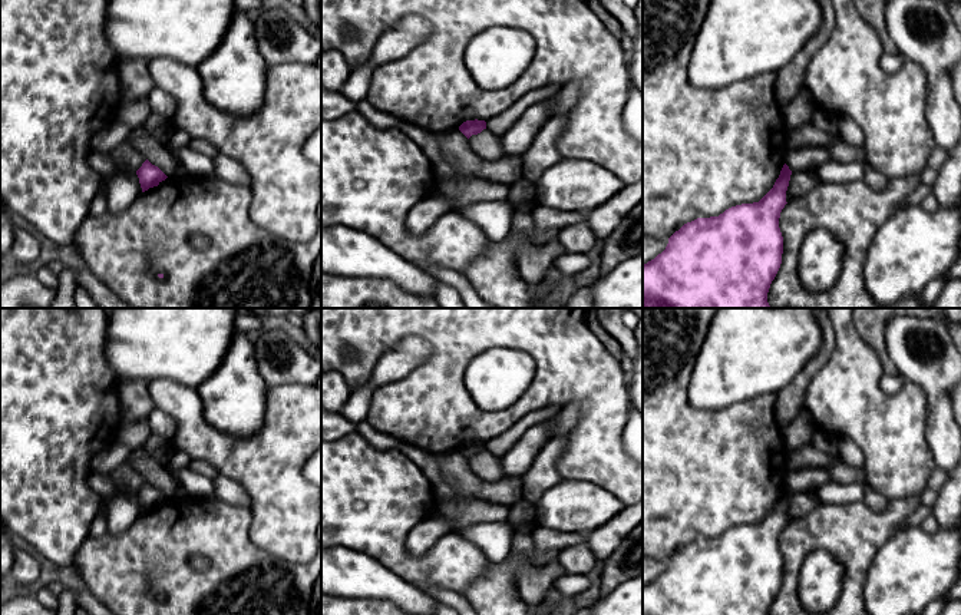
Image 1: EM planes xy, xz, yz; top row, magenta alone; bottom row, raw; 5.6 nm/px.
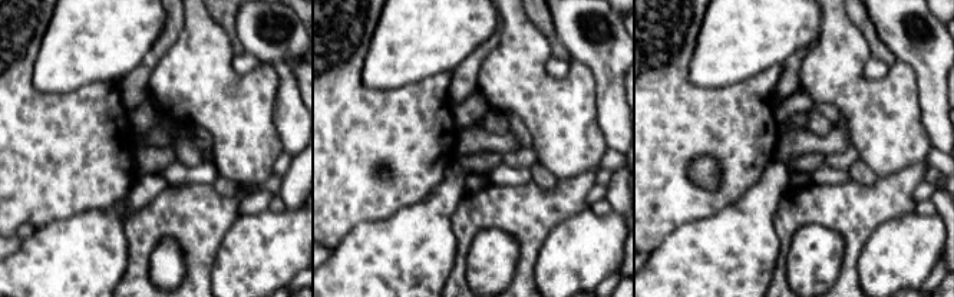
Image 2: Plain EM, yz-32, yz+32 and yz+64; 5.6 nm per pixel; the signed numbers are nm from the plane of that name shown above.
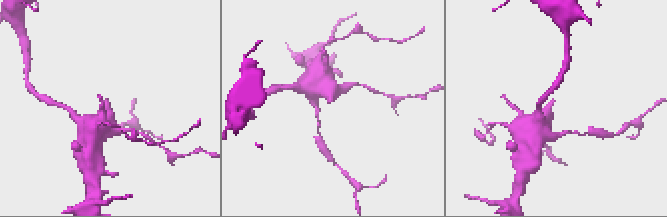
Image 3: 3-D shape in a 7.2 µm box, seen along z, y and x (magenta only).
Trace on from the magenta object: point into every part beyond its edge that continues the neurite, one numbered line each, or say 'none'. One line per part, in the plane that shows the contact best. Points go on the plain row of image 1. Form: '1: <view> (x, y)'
none

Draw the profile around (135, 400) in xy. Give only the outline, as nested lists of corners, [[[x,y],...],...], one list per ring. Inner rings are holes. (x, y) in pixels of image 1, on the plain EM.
[[[125,381],[119,383],[120,397],[120,421],[136,421],[148,419],[155,410],[153,401],[148,391],[148,383],[145,381]]]

